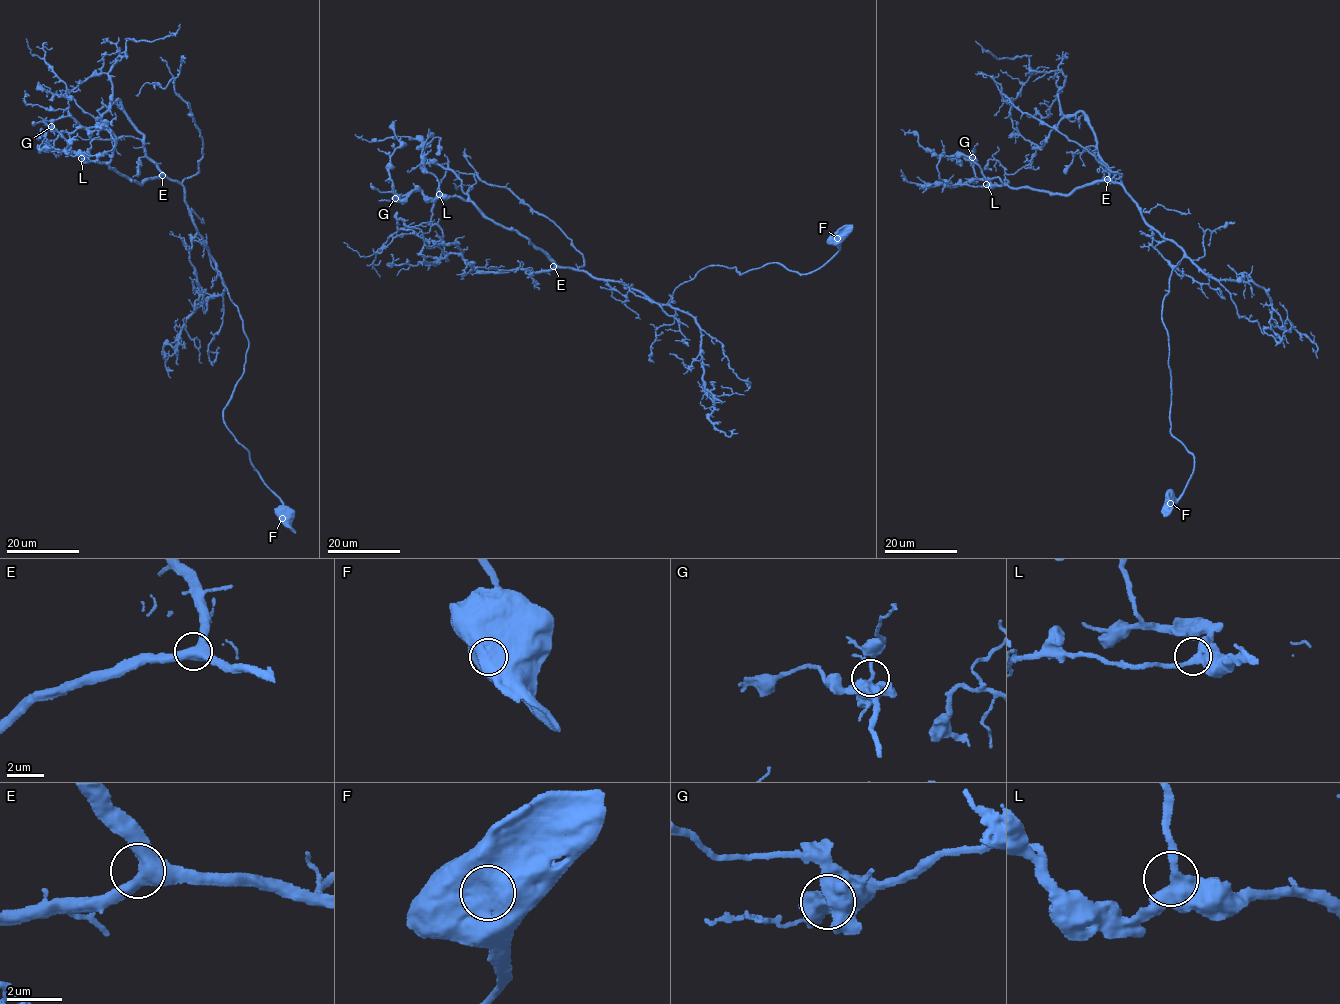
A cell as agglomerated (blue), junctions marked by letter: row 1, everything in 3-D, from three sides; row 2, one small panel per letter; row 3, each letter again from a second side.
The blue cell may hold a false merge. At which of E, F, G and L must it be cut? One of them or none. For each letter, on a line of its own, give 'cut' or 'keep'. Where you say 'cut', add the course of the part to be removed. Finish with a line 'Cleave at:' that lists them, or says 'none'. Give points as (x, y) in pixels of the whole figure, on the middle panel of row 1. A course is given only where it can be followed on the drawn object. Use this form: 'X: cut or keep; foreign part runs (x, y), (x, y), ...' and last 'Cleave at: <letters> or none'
E: keep
F: keep
G: keep
L: keep
Cleave at: none

